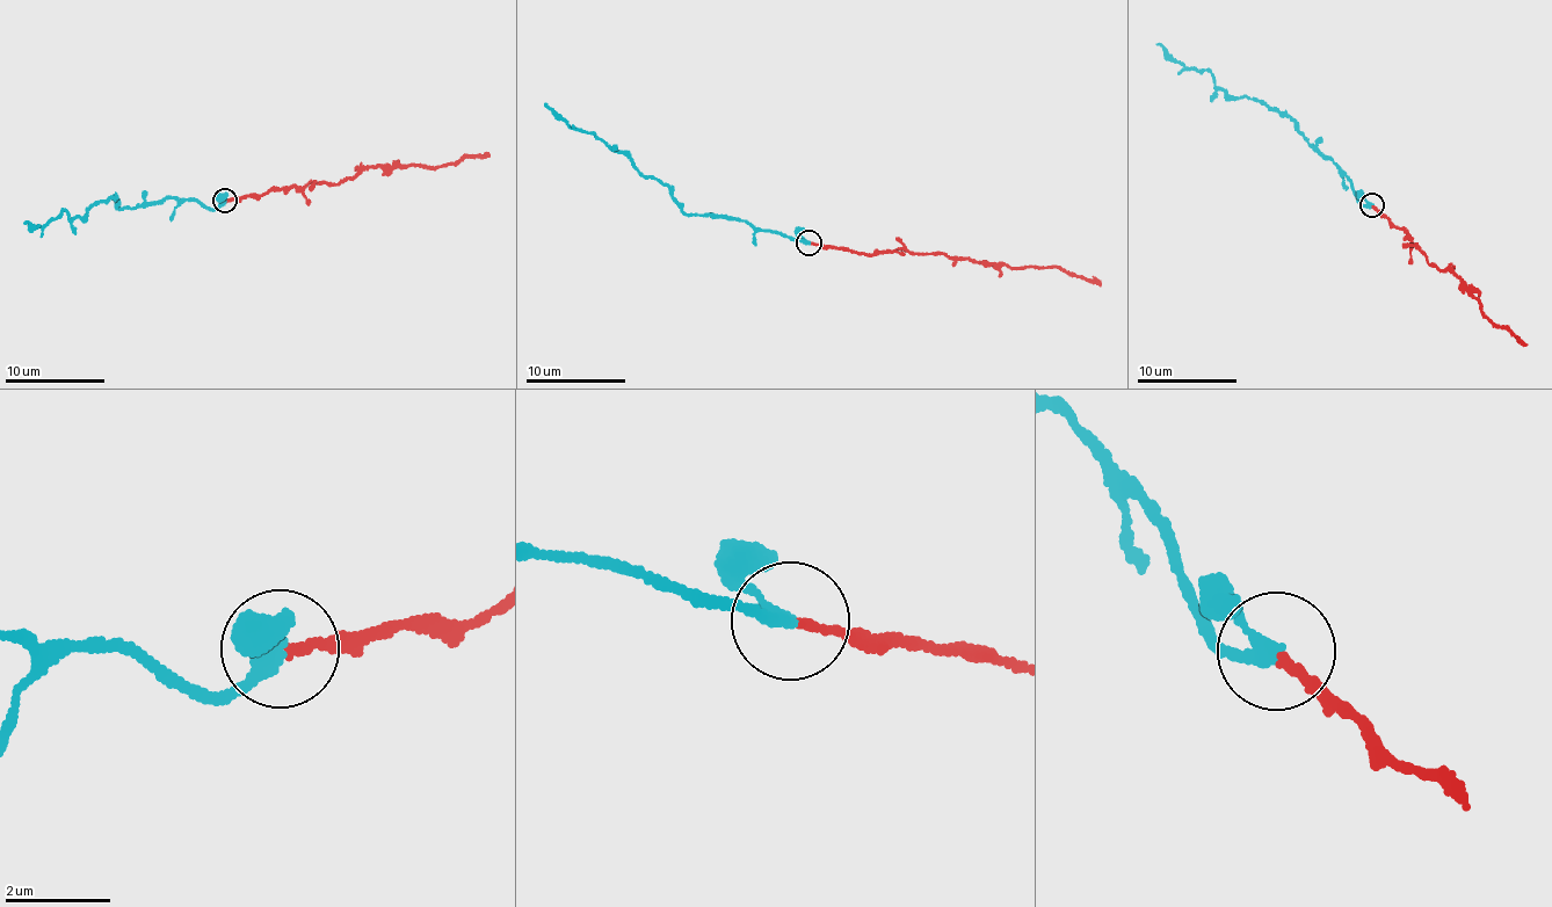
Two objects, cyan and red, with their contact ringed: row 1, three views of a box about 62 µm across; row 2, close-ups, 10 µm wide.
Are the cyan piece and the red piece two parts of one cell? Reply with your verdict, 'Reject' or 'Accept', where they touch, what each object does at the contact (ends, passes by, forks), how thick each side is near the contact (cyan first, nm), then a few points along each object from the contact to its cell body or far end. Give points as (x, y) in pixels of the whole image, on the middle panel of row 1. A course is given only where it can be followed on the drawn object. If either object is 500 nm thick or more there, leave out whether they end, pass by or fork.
Accept. Place: (809, 242). At the ring cyan passes by. At the ring red ends. Thickness 240 nm (cyan) against 140 nm. Course of cyan: (810, 241), (758, 231), (742, 219), (687, 215), (666, 187), (648, 179), (597, 136), (571, 127), (544, 103). Course of red: (810, 241), (869, 254), (906, 248), (913, 254), (940, 252), (1002, 262), (1012, 268), (1060, 266), (1101, 285)

